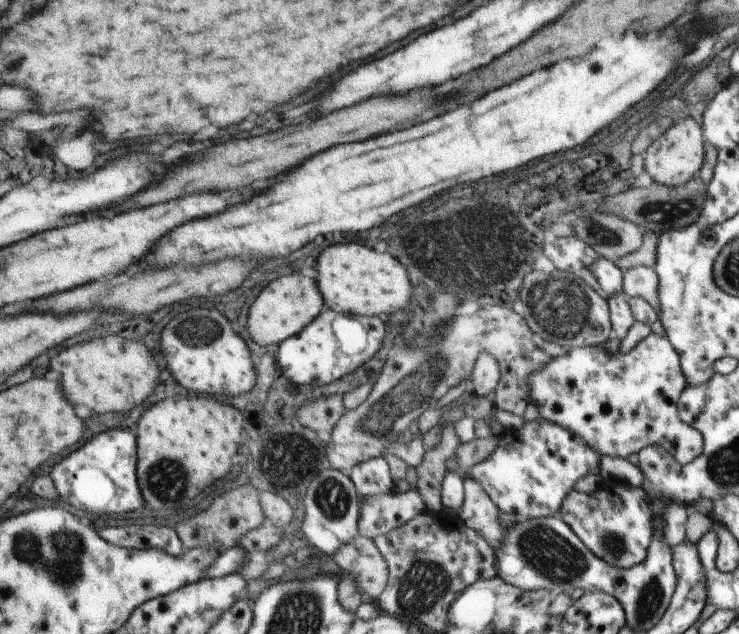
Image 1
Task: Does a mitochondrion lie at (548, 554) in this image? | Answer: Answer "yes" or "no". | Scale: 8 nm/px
yes

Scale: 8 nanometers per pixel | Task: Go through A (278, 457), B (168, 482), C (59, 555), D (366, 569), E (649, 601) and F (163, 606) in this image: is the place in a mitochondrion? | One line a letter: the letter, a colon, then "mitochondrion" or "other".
A: mitochondrion
B: mitochondrion
C: mitochondrion
D: other
E: mitochondrion
F: other

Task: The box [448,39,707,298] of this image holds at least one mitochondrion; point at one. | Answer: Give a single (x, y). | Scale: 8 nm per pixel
(659, 213)

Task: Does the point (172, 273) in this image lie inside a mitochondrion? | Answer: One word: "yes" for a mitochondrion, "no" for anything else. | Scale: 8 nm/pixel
no

